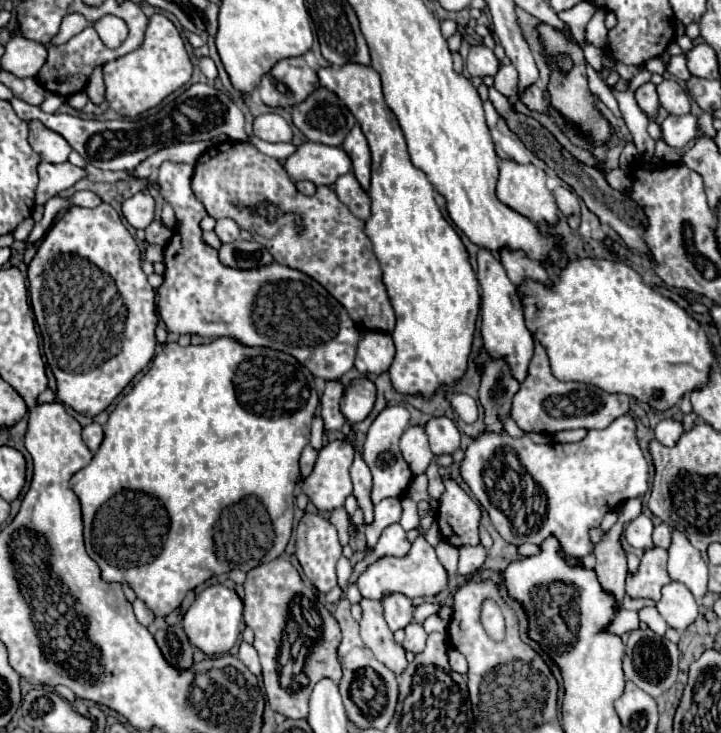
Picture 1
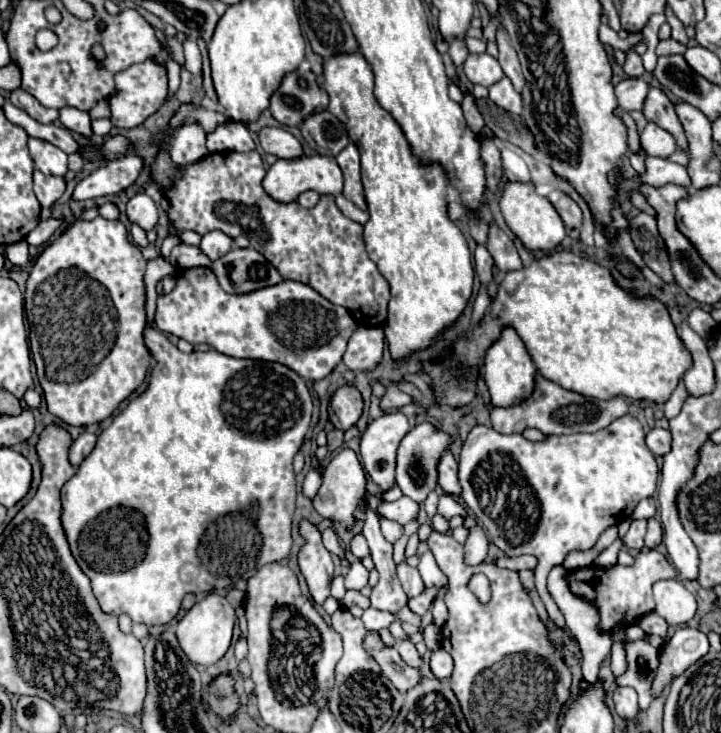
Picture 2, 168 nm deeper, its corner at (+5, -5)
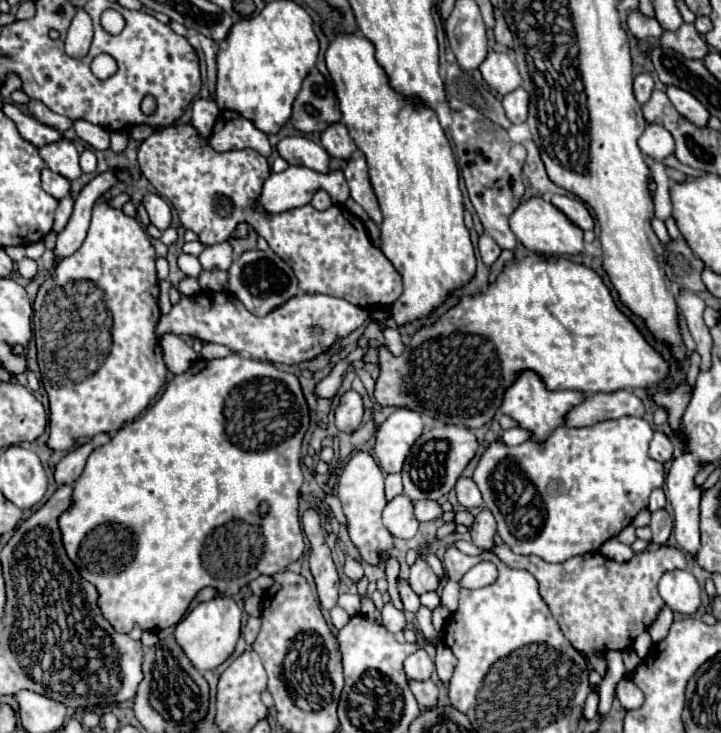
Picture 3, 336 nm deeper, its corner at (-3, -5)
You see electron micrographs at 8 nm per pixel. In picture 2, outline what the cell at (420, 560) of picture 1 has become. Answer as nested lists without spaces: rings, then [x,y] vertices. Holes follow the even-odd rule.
[[[408,563],[398,565],[398,579],[408,597],[416,597],[424,591],[424,581],[422,581],[418,569],[412,569]]]

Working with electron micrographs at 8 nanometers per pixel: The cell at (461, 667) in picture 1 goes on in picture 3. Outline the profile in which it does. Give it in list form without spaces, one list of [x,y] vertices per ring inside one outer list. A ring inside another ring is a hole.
[[[444,643],[438,645],[438,651],[436,651],[436,671],[438,671],[438,677],[440,681],[446,685],[452,677],[452,671],[456,667],[456,657],[452,655],[452,651],[448,651],[448,647],[444,647]]]

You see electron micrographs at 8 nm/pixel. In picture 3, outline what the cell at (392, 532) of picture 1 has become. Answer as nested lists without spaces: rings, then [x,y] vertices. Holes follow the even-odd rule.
[[[406,495],[392,499],[384,507],[382,521],[384,521],[386,529],[398,539],[412,539],[418,531],[416,517],[412,515],[412,501]]]

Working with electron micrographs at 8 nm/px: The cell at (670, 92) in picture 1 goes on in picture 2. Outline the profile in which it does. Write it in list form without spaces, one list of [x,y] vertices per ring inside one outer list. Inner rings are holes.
[[[650,87],[648,91],[648,97],[644,101],[644,109],[642,109],[644,117],[656,125],[660,125],[662,129],[666,129],[678,143],[678,147],[682,151],[688,153],[688,141],[686,141],[686,135],[684,135],[684,129],[678,121],[678,115],[674,111],[674,105],[672,101],[666,97],[666,93],[662,89],[656,89],[656,87]]]

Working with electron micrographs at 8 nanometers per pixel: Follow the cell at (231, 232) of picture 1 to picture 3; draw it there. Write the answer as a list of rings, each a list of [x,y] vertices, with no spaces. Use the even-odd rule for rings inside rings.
[[[228,241],[208,245],[198,255],[202,269],[228,269],[232,263],[232,245]]]

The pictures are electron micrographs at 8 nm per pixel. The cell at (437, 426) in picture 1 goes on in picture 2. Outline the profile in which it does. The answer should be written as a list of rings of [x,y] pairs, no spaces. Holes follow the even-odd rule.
[[[446,451],[438,465],[438,485],[448,495],[460,495],[460,483],[458,483],[458,463],[454,461],[452,453]]]

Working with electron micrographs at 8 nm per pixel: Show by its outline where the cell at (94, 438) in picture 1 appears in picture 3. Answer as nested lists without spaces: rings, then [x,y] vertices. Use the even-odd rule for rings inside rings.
[[[100,433],[100,435],[92,437],[88,443],[76,447],[74,451],[70,451],[70,453],[58,463],[58,467],[56,467],[56,473],[54,473],[56,483],[74,483],[74,481],[80,477],[80,473],[82,473],[82,469],[84,469],[84,465],[86,465],[88,455],[90,455],[96,447],[100,447],[100,445],[104,445],[104,443],[108,443],[108,441],[110,441],[110,437],[108,437],[106,433]]]

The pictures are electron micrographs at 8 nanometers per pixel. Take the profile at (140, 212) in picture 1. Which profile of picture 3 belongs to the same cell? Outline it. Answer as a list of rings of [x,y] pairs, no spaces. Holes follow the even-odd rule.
[[[156,193],[144,195],[142,205],[144,205],[144,209],[150,215],[150,223],[156,225],[160,231],[164,231],[170,225],[170,221],[172,221],[170,207],[168,207],[168,203],[160,195],[156,195]]]

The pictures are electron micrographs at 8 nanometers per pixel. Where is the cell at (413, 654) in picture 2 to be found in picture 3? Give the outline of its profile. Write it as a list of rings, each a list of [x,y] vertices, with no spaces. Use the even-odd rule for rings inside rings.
[[[418,647],[416,653],[406,657],[404,671],[412,679],[428,679],[434,671],[434,661],[428,657],[428,653],[422,647]]]

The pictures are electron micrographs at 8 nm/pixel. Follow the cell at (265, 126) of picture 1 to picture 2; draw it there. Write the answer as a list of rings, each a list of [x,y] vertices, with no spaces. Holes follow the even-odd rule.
[[[264,127],[260,131],[260,145],[266,153],[276,155],[278,159],[298,159],[304,155],[302,143],[288,131],[278,127]]]

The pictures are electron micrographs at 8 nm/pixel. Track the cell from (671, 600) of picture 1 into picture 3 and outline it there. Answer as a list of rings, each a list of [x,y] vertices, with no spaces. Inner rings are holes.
[[[686,569],[664,573],[658,583],[658,593],[672,611],[682,615],[694,615],[702,605],[702,589]]]

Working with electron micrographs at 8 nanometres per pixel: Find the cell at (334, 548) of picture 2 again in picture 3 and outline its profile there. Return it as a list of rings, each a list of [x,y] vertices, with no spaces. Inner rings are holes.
[[[346,553],[346,563],[344,563],[344,573],[352,579],[352,581],[356,581],[356,579],[360,579],[362,575],[364,575],[364,571],[362,571],[362,565],[352,557],[352,555],[348,555]]]

